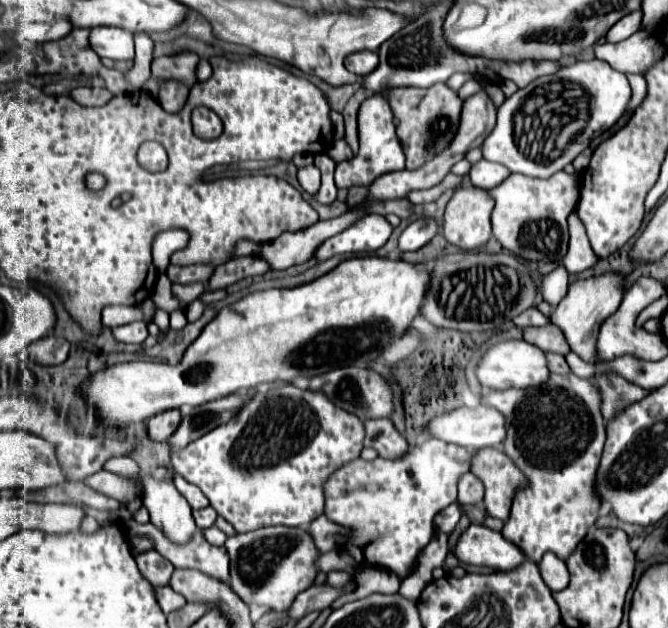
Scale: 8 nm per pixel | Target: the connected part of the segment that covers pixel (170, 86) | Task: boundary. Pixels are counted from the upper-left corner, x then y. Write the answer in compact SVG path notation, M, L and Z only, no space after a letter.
M168 80L161 84L161 92L159 92L157 100L165 112L176 113L183 108L187 94L189 94L189 90L183 84L179 84L175 80Z

